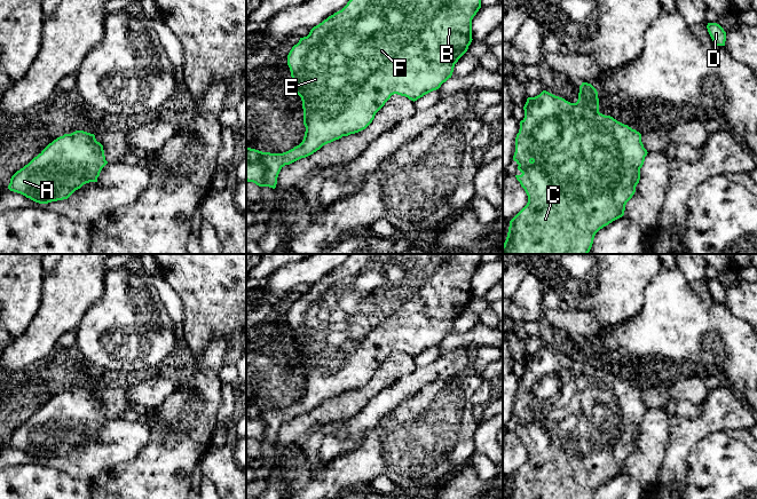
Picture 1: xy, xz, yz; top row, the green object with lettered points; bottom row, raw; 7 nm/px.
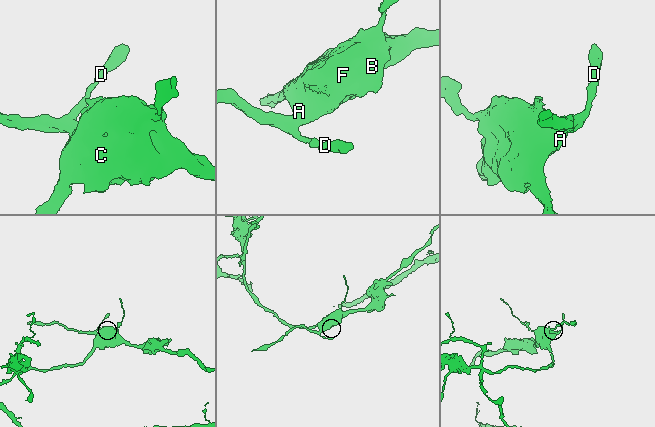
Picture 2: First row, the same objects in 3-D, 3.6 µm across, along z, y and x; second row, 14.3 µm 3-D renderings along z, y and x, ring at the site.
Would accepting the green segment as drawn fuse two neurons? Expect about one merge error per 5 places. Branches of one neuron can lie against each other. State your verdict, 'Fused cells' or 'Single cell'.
Single cell

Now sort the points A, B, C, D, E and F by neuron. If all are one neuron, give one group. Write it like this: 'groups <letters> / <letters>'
groups A B C D E F

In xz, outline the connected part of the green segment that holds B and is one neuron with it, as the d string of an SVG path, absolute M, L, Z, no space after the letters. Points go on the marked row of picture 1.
M349 0L339 11L329 16L318 25L314 26L307 37L300 38L287 55L287 65L291 71L294 92L301 97L303 109L303 125L306 127L302 142L293 149L283 153L262 152L246 146L246 181L259 187L275 189L281 169L301 158L306 158L323 145L331 143L342 136L358 133L365 129L374 119L376 113L385 105L392 95L405 96L417 101L424 95L436 90L451 78L455 64L467 52L472 42L472 19L481 8L481 0Z

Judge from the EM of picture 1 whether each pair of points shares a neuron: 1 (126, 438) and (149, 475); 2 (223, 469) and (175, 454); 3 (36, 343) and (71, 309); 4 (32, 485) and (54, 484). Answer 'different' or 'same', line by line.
1: different
2: different
3: same
4: same

